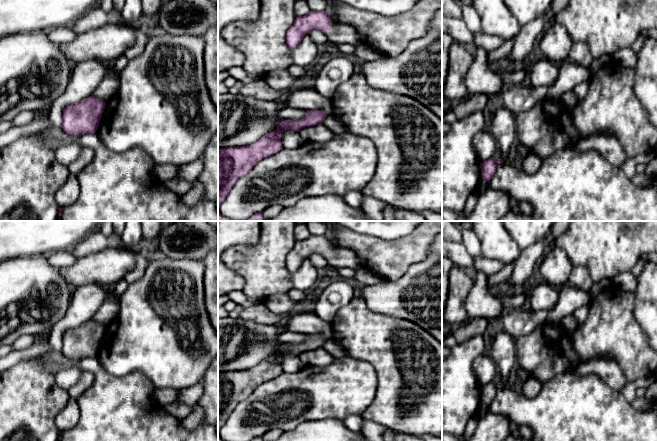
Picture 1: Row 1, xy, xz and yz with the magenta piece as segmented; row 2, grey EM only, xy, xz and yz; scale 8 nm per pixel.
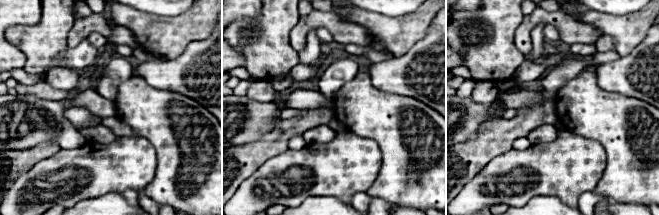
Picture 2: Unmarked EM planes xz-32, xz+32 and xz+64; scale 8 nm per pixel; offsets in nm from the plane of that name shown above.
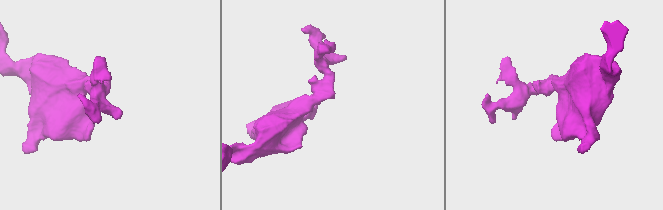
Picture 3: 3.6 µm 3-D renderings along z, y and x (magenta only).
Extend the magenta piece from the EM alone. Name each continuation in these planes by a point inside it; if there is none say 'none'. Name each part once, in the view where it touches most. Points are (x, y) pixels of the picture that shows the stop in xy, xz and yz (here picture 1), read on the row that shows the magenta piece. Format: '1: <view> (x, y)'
1: xz (338, 33)

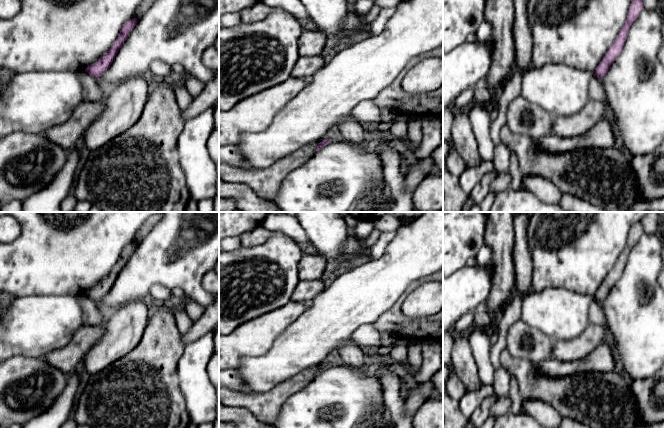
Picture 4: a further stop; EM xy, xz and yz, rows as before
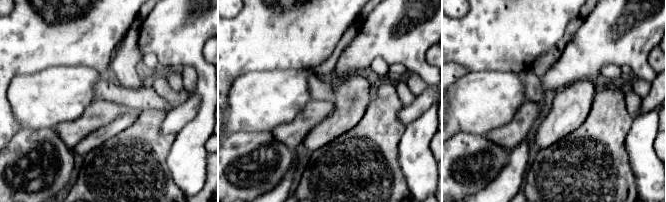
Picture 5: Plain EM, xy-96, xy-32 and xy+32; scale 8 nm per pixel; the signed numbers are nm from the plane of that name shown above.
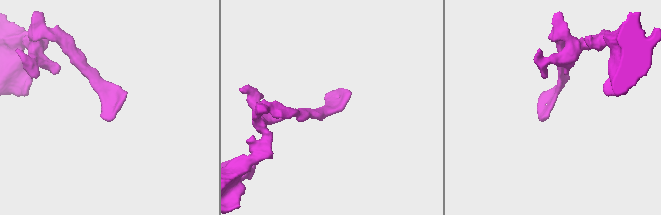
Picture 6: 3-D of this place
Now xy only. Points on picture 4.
none

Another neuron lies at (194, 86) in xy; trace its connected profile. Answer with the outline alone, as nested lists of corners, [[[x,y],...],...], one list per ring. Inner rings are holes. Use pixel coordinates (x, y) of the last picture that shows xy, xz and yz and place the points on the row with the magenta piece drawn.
[[[190,75],[184,76],[183,84],[193,98],[199,95],[205,87],[202,81]]]

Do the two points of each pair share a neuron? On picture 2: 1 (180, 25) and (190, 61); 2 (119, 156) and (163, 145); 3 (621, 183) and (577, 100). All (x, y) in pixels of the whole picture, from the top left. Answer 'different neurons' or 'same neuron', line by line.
1: different neurons
2: different neurons
3: same neuron

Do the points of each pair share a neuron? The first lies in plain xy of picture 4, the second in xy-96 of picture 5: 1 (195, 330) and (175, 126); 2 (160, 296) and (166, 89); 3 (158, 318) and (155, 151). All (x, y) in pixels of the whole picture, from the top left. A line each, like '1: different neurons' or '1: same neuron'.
1: same neuron
2: different neurons
3: same neuron

